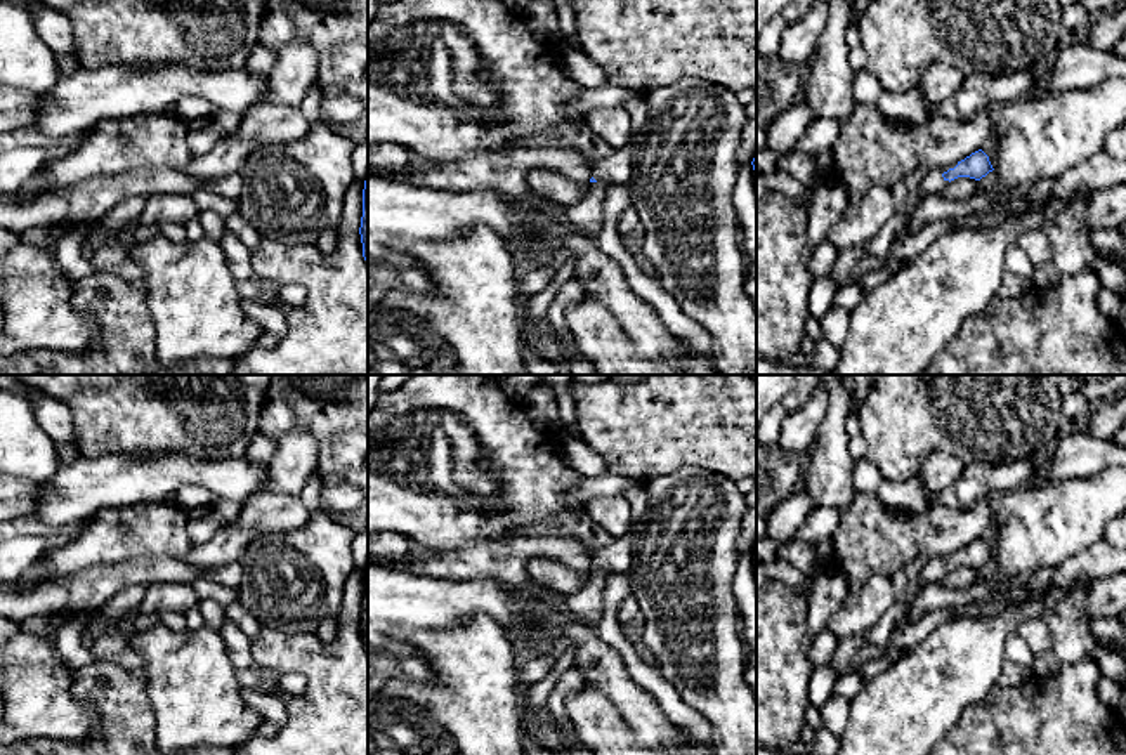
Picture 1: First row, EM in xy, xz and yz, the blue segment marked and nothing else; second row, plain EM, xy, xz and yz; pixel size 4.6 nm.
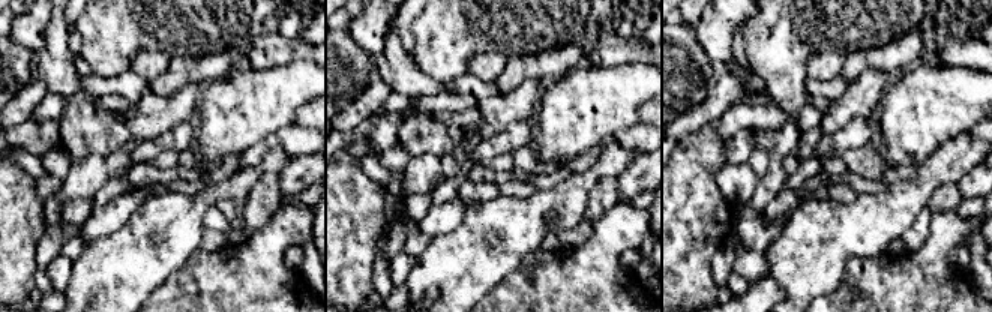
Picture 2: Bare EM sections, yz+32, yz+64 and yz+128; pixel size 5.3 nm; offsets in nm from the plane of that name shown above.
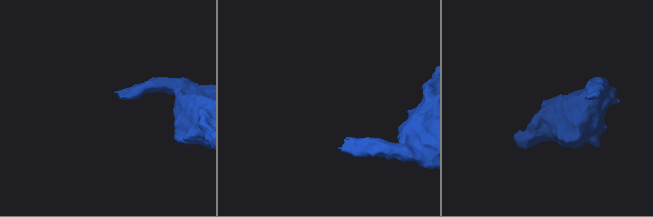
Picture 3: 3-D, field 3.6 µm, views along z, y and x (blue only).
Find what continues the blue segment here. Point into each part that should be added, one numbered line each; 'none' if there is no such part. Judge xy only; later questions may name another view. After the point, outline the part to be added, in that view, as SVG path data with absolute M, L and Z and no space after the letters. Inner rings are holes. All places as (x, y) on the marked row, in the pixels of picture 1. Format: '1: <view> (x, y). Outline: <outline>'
none

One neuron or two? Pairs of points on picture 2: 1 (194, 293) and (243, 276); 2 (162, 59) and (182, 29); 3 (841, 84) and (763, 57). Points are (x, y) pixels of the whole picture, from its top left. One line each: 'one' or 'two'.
1: one
2: two
3: two

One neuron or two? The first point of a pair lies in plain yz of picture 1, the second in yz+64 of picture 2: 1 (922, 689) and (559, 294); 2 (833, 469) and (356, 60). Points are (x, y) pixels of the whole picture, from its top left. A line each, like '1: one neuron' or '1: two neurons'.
1: two neurons
2: two neurons

